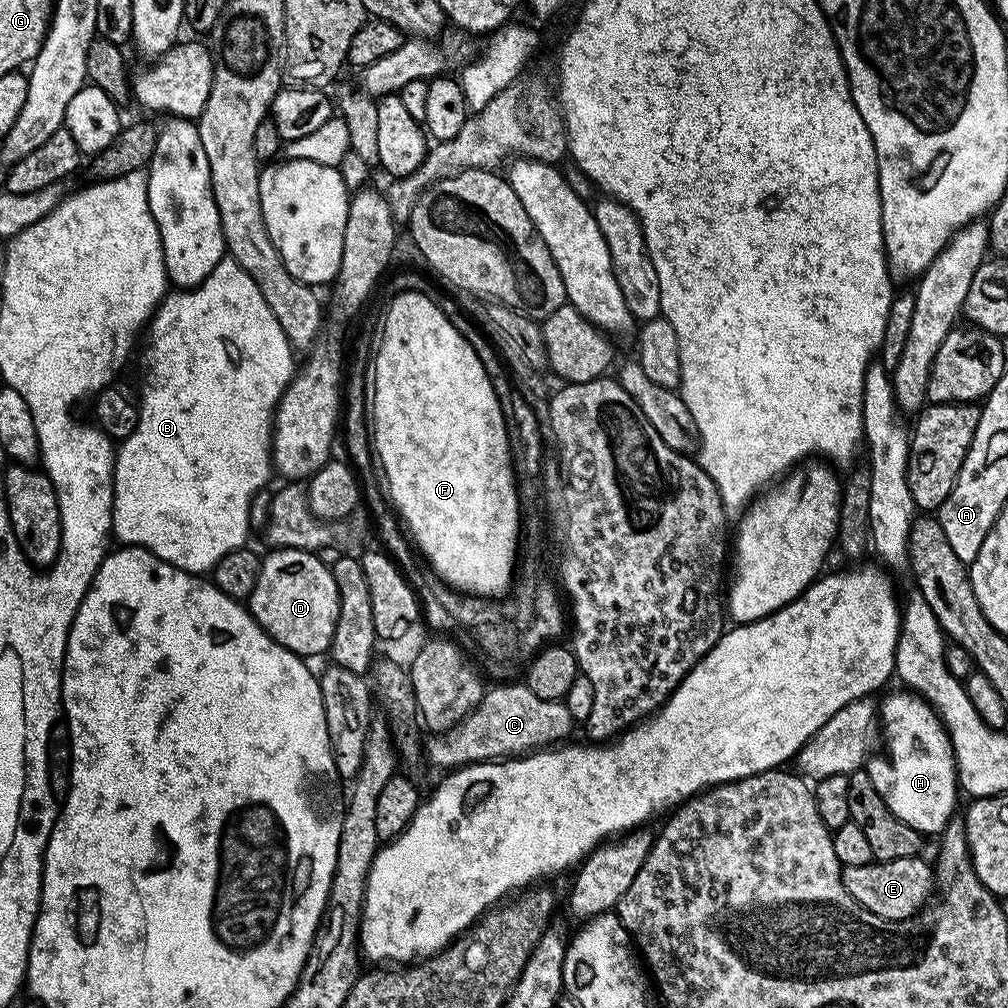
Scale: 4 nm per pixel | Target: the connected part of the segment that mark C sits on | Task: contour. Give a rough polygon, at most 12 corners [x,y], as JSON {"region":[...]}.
{"region":[[523,682],[489,687],[468,717],[429,735],[455,770],[567,741],[563,700]]}

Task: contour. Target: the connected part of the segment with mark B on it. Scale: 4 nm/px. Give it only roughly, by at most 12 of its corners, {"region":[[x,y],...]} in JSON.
{"region":[[231,258],[146,328],[110,532],[249,543],[292,343]]}

